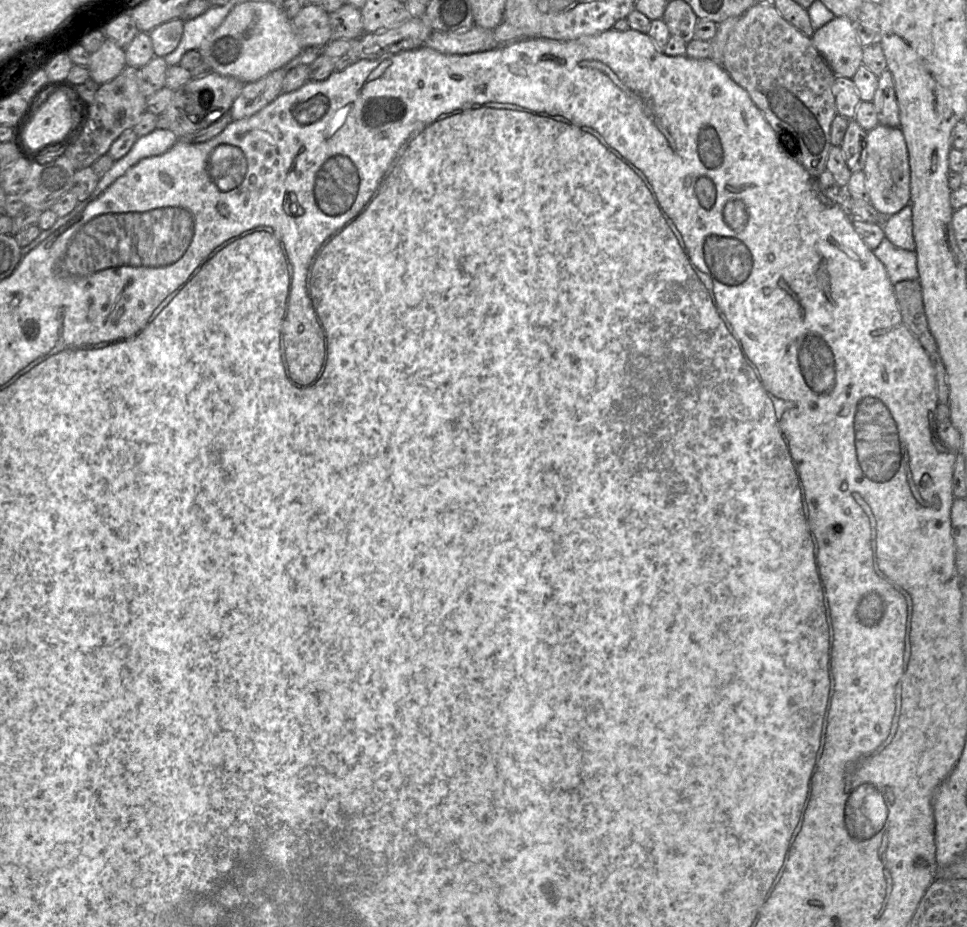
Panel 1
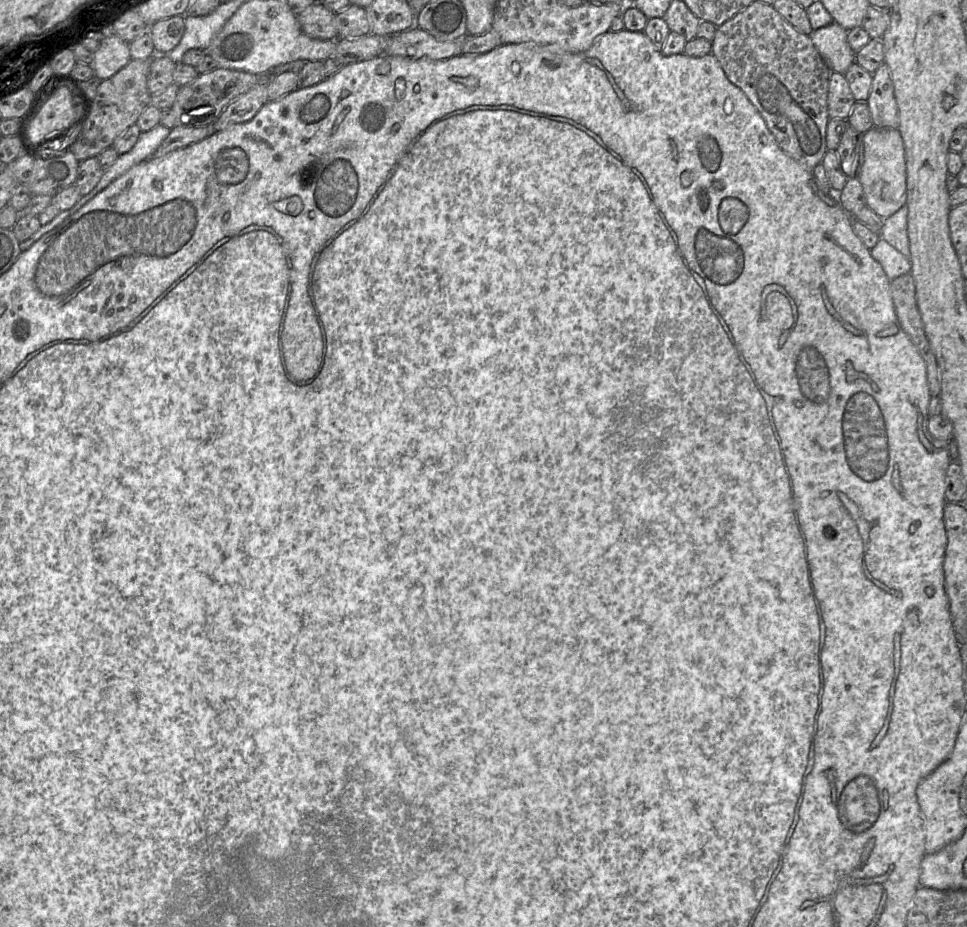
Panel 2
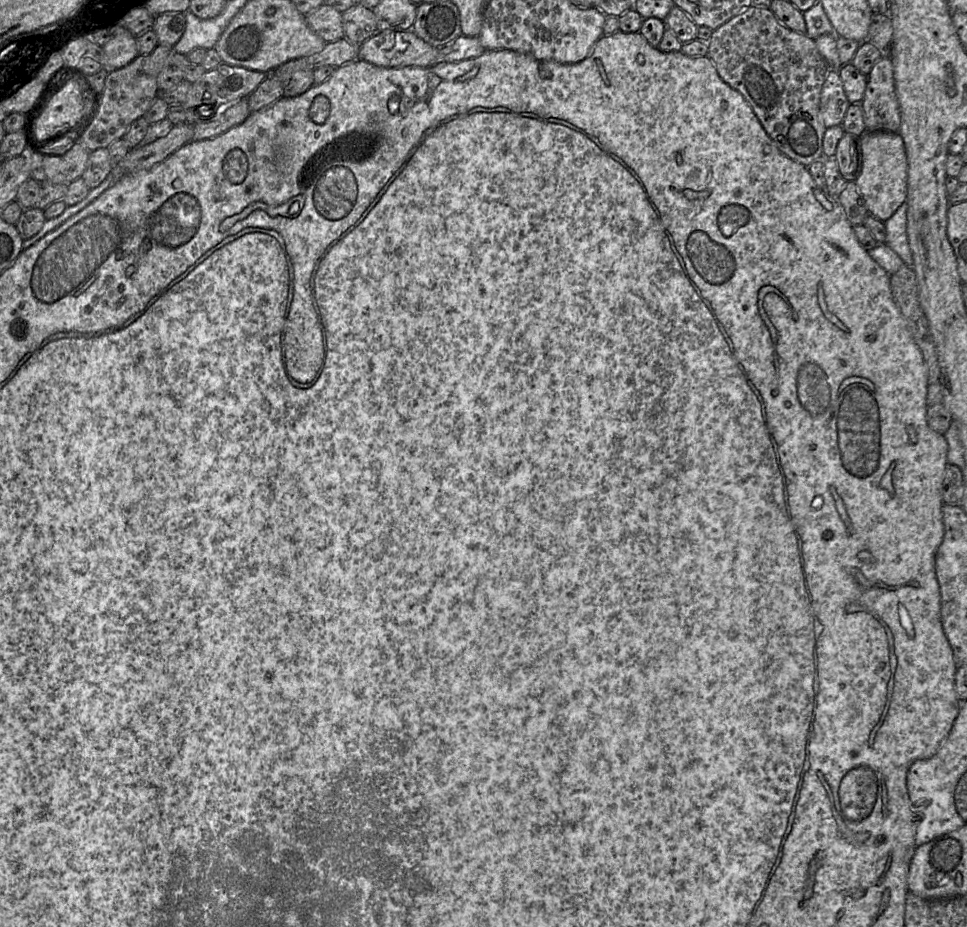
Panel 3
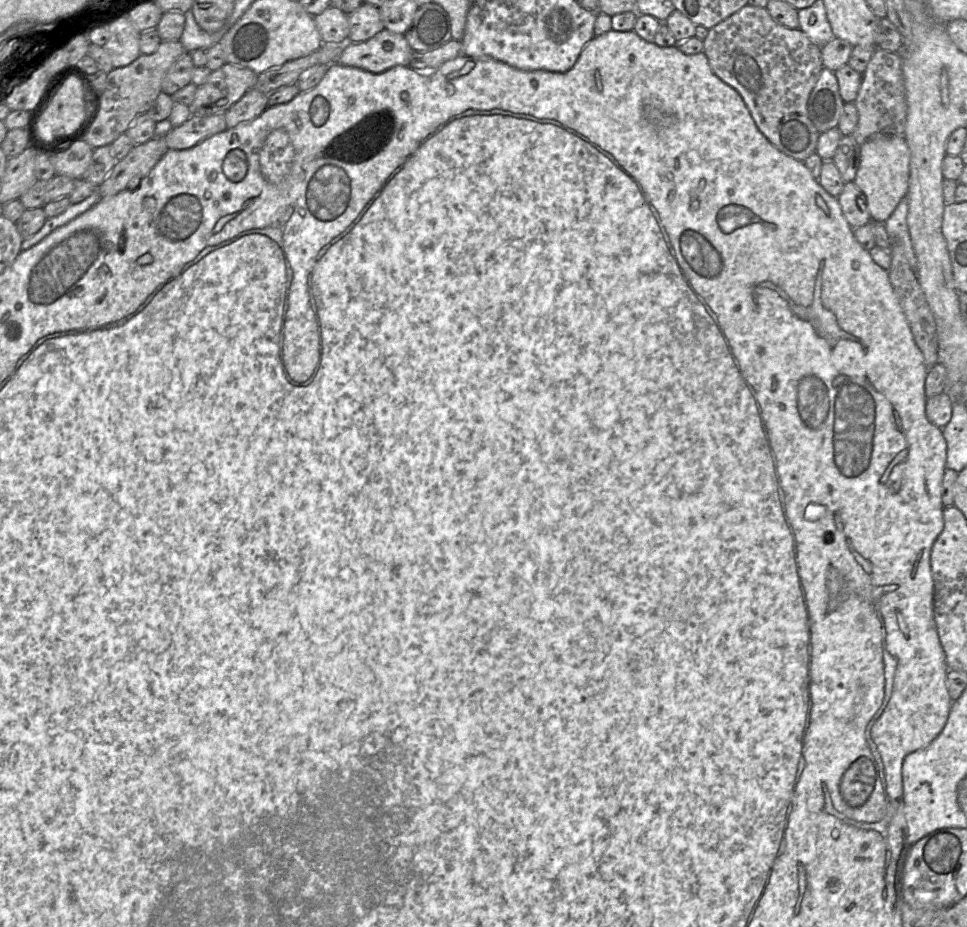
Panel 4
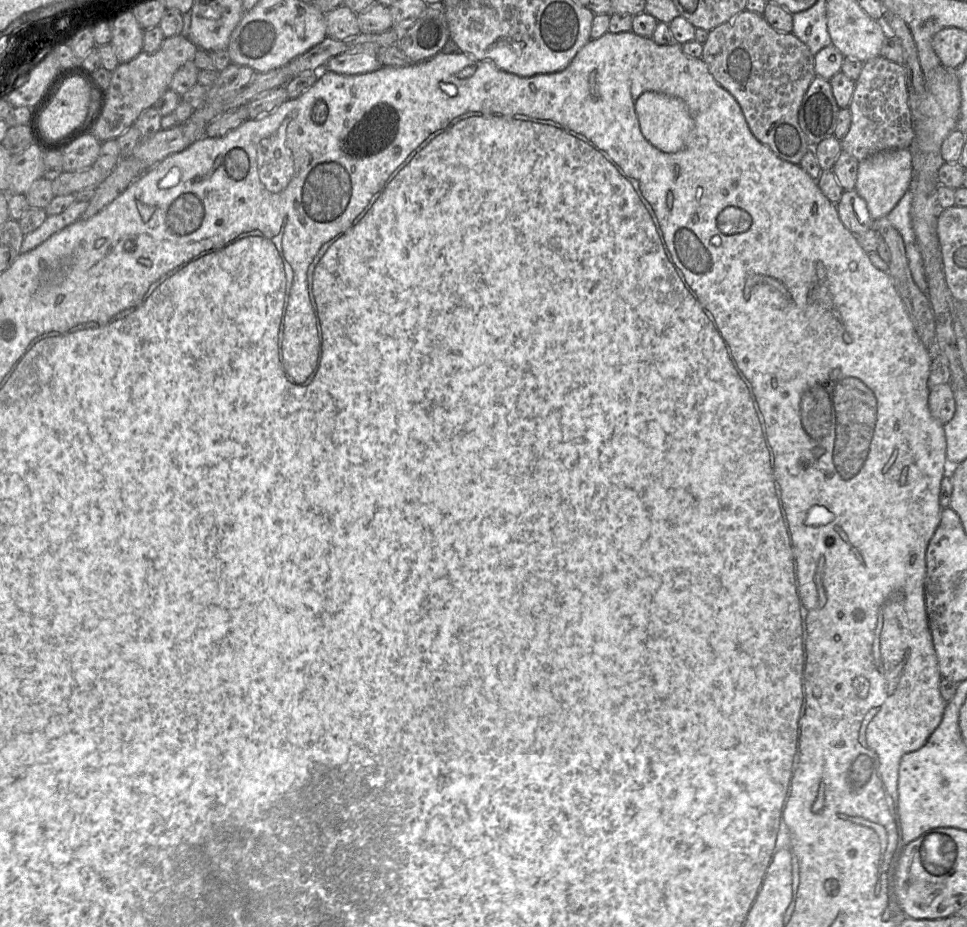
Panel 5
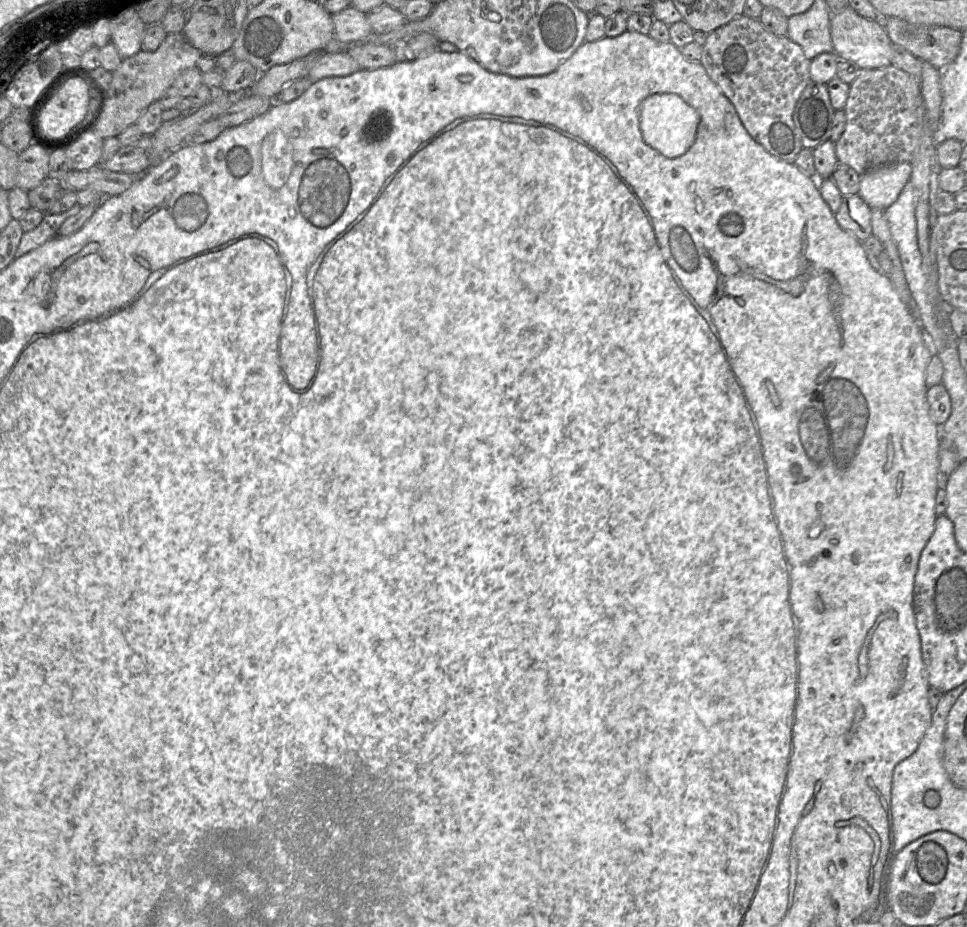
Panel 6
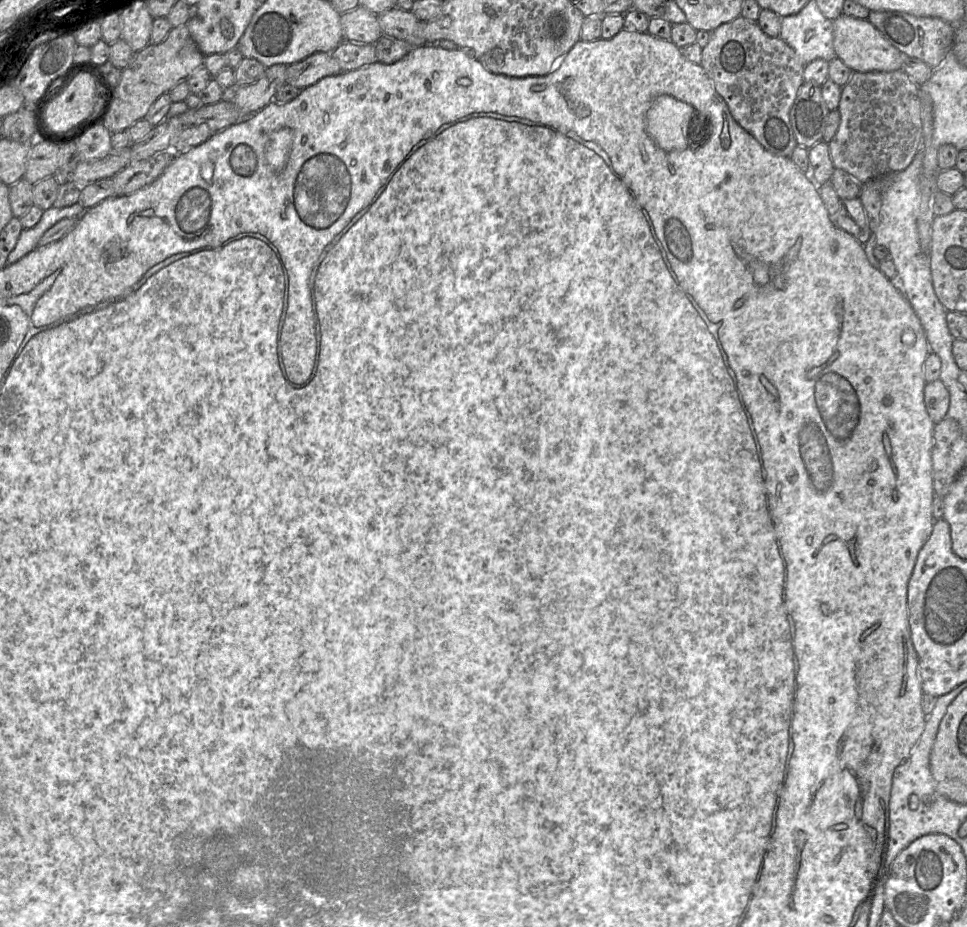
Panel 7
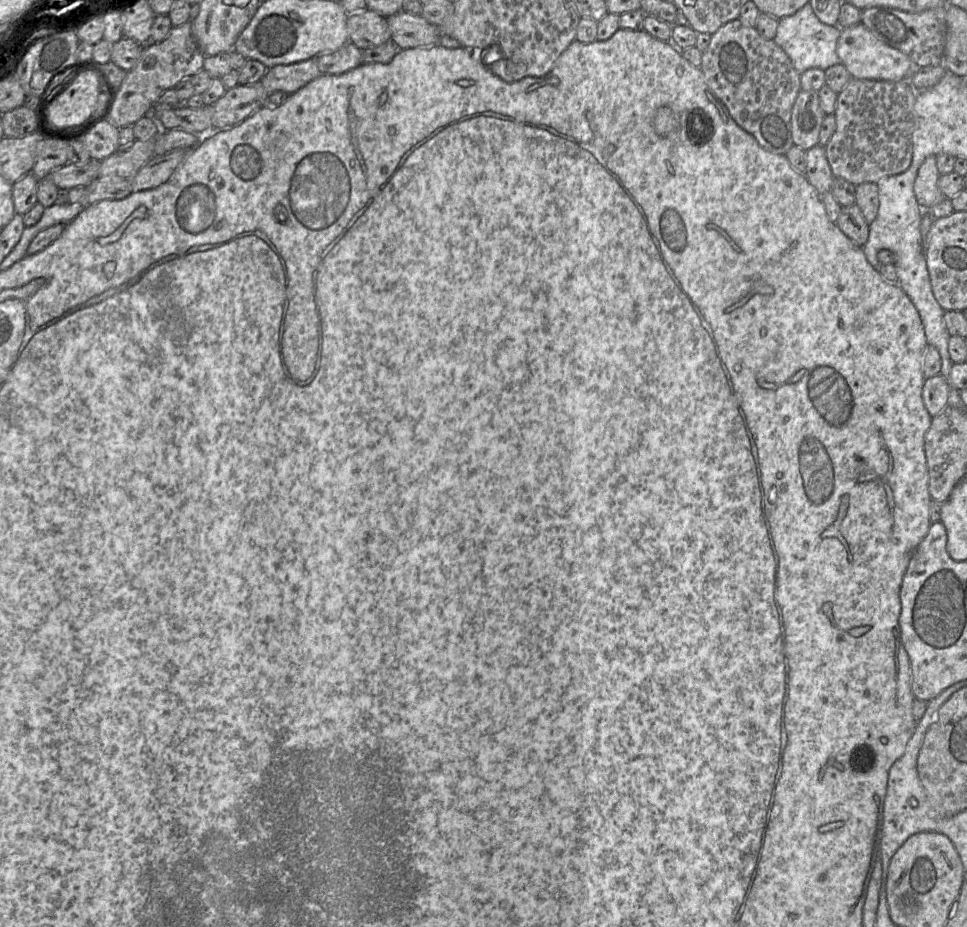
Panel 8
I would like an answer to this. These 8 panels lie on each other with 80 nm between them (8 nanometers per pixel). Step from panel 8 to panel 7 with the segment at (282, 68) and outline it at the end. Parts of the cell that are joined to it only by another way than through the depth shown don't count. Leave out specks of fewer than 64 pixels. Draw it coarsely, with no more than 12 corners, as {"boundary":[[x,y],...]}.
{"boundary":[[331,53],[287,65],[285,84],[304,89],[342,70]]}

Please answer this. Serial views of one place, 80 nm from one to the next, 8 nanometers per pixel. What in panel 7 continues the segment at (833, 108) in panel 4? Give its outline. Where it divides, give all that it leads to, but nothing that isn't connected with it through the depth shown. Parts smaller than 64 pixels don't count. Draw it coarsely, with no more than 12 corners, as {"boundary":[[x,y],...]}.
{"boundary":[[804,82],[790,109],[798,145],[822,141],[830,110],[822,87]]}

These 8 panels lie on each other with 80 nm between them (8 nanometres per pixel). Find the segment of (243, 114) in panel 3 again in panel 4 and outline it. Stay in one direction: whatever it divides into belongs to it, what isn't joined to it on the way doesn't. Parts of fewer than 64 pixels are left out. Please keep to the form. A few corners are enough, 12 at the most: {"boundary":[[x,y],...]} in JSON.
{"boundary":[[224,113],[192,116],[164,137],[168,149],[191,148],[227,129]]}

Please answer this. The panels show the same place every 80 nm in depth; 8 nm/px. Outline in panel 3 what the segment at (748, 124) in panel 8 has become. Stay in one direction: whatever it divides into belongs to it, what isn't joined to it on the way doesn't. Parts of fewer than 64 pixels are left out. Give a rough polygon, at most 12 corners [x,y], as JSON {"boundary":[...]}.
{"boundary":[[751,5],[707,56],[782,153],[824,158],[830,68],[815,40]]}

